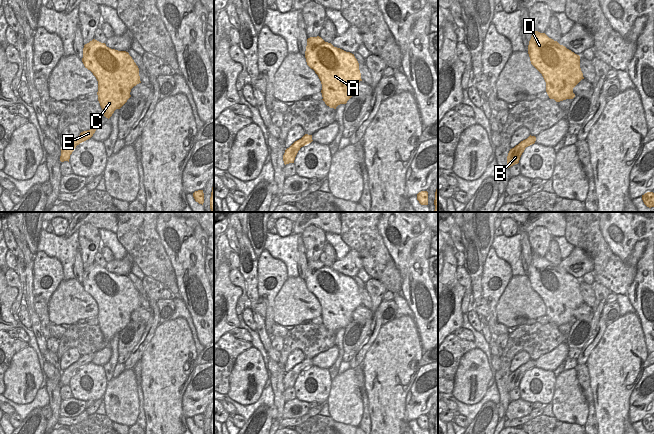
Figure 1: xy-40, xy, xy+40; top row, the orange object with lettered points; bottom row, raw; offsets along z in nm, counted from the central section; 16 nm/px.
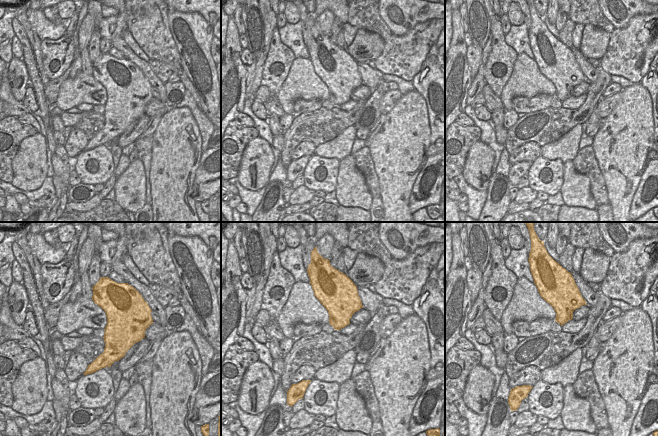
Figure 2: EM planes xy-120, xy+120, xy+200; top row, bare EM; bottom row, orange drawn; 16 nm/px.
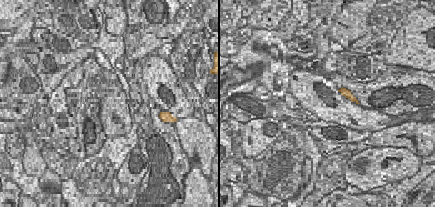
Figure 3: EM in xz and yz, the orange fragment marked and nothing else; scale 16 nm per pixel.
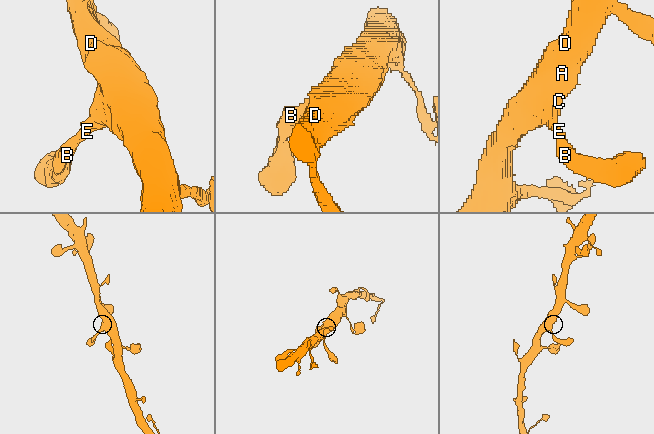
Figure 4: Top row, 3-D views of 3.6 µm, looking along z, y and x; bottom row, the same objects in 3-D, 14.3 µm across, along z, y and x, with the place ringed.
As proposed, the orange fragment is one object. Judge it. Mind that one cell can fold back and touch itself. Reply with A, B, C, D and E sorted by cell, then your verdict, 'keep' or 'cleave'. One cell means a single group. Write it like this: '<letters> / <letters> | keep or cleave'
A B C D E | keep

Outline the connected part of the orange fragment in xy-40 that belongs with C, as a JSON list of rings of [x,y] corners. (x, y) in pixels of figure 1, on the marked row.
[[[95,39],[84,45],[82,62],[98,81],[98,101],[104,116],[109,119],[131,97],[131,89],[141,83],[139,68],[128,52],[111,49]]]

